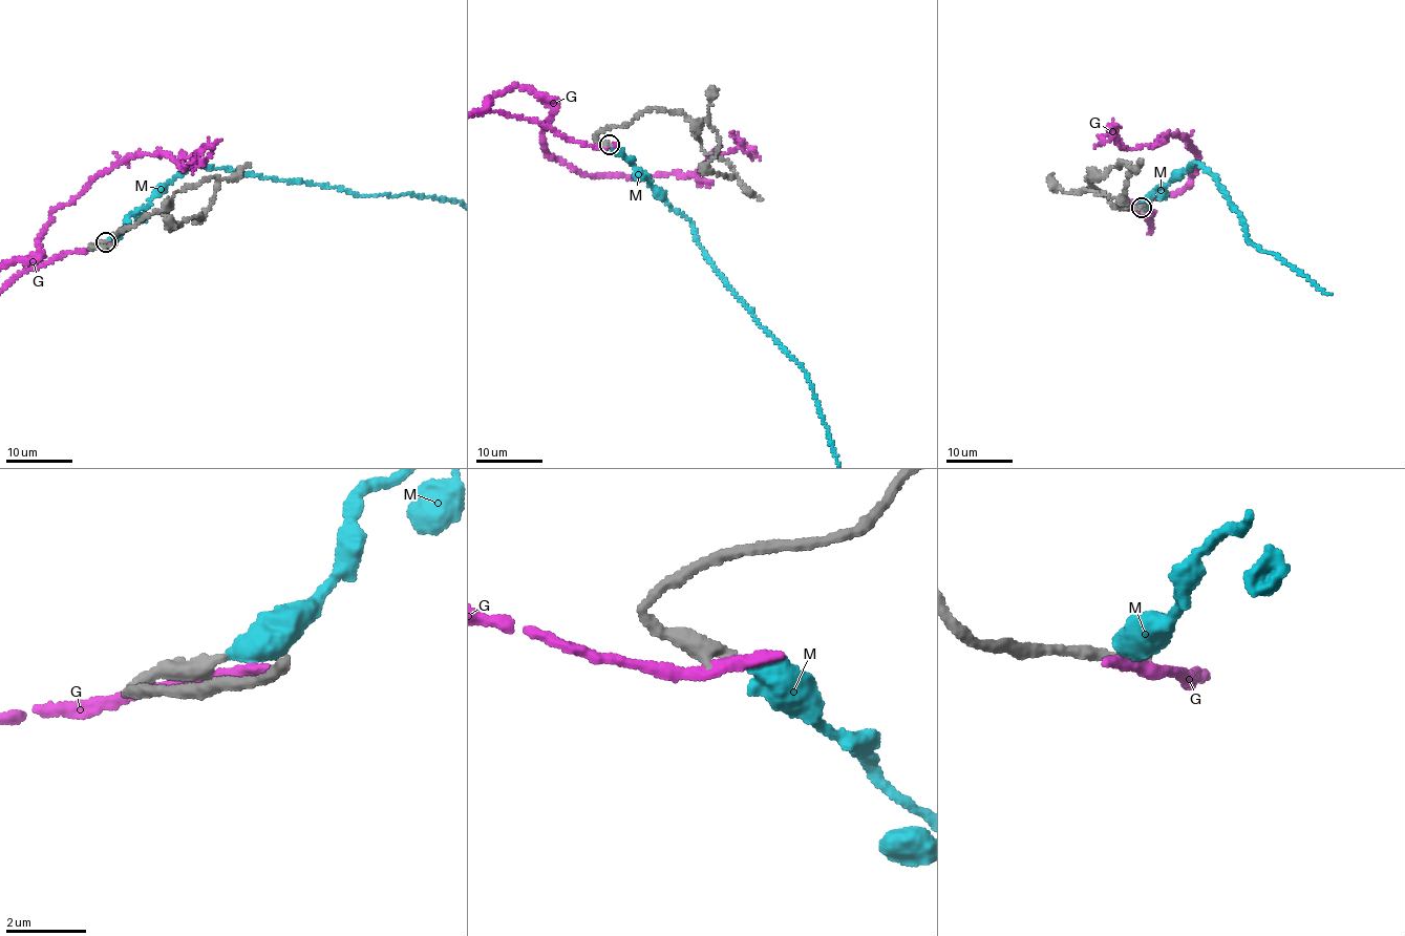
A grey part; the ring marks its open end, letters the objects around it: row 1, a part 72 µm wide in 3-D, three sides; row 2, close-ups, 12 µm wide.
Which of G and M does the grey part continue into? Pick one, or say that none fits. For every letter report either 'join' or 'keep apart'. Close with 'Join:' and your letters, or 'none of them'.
G: keep apart
M: join
Join: M

